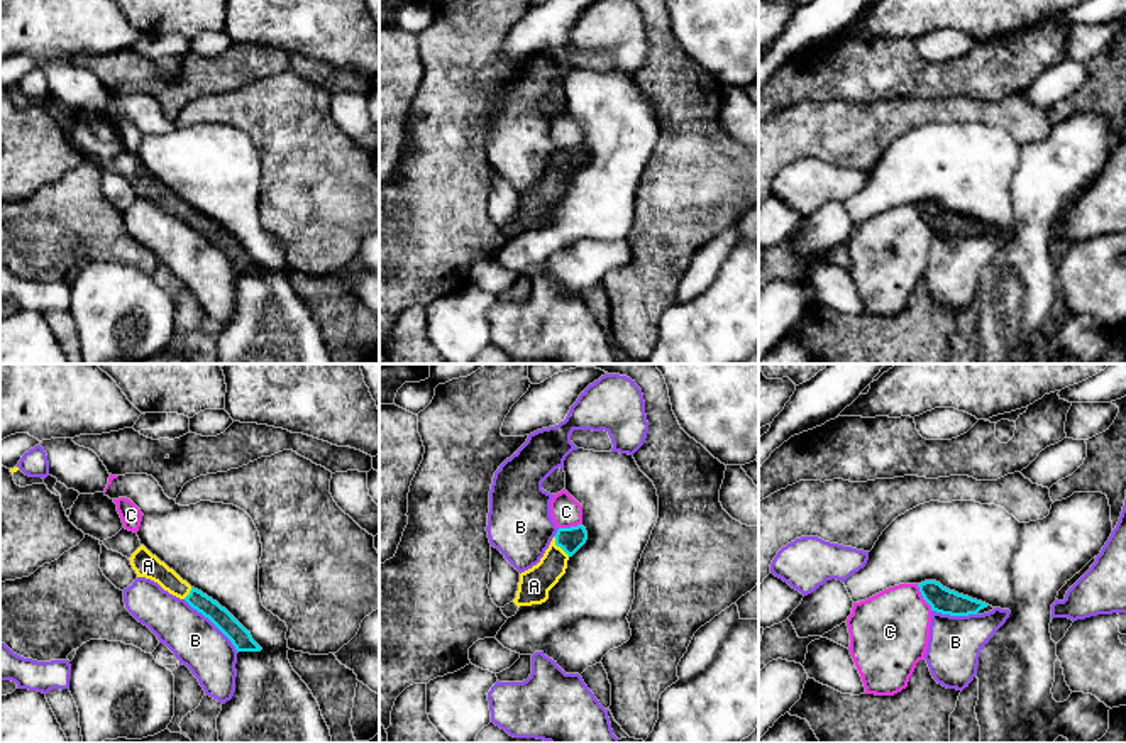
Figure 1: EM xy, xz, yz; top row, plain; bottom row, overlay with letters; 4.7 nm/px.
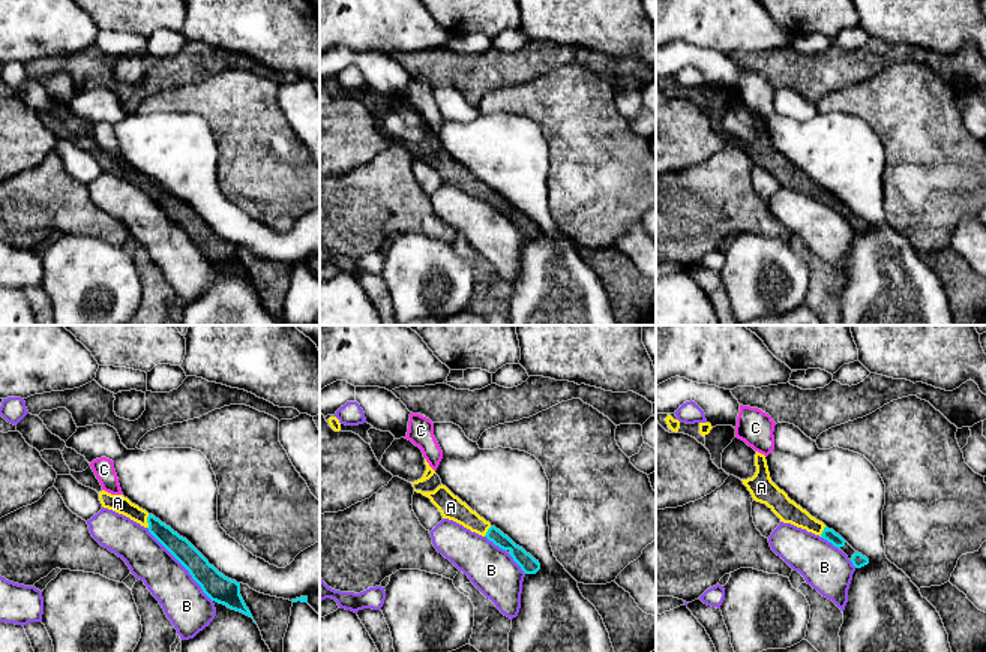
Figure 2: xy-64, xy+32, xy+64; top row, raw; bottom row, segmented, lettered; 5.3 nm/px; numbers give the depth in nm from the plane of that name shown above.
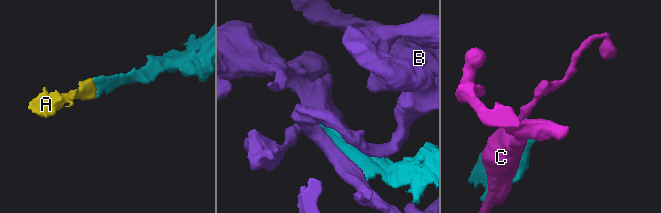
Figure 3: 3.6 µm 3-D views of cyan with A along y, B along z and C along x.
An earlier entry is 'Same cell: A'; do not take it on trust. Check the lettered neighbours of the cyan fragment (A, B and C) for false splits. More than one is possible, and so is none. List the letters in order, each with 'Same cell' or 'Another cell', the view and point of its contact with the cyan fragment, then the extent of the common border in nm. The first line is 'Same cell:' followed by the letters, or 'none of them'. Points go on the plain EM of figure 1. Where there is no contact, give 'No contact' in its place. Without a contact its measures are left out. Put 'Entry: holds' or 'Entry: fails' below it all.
Same cell: A
A: Same cell. Touches cyan at xz (559, 166). Shared border 120 nm
B: Another cell. Touches cyan at xy (212, 242). Shared border 360 nm
C: Another cell. Touches cyan at yz (923, 219). Shared border 150 nm
Entry: holds

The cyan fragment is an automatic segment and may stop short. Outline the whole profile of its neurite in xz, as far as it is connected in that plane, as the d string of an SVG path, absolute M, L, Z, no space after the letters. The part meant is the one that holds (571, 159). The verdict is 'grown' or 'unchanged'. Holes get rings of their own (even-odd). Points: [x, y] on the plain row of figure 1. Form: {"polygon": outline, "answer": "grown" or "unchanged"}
{"polygon": "M582 146L559 149L537 186L520 195L513 223L520 227L542 225L549 212L566 195L567 181L586 164L588 152Z", "answer": "grown"}

